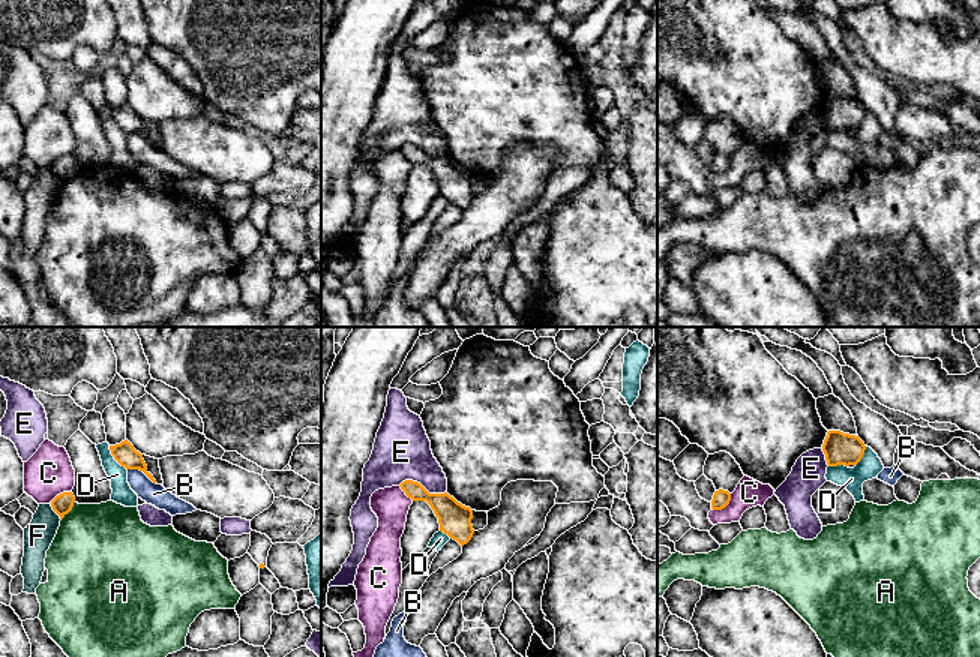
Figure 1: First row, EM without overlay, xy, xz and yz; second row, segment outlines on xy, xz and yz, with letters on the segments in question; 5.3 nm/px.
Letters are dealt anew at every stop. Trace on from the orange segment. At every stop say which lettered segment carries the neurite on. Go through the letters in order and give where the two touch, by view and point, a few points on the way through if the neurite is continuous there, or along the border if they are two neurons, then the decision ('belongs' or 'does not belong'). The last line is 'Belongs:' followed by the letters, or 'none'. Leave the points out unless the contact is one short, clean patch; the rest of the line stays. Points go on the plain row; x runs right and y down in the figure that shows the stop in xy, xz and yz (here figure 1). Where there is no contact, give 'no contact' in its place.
A: xy (69, 174) | does not belong
B: xy (143, 135) | along xy (128, 132), (143, 135), (156, 149) | does not belong
C: yz (724, 171) | does not belong
D: xy (114, 122) | along xy (108, 110), (113, 120), (126, 134) | does not belong
E: xz (420, 149) | does not belong
F: xy (54, 174) | along xy (50, 167), (60, 183) | does not belong
Belongs: none

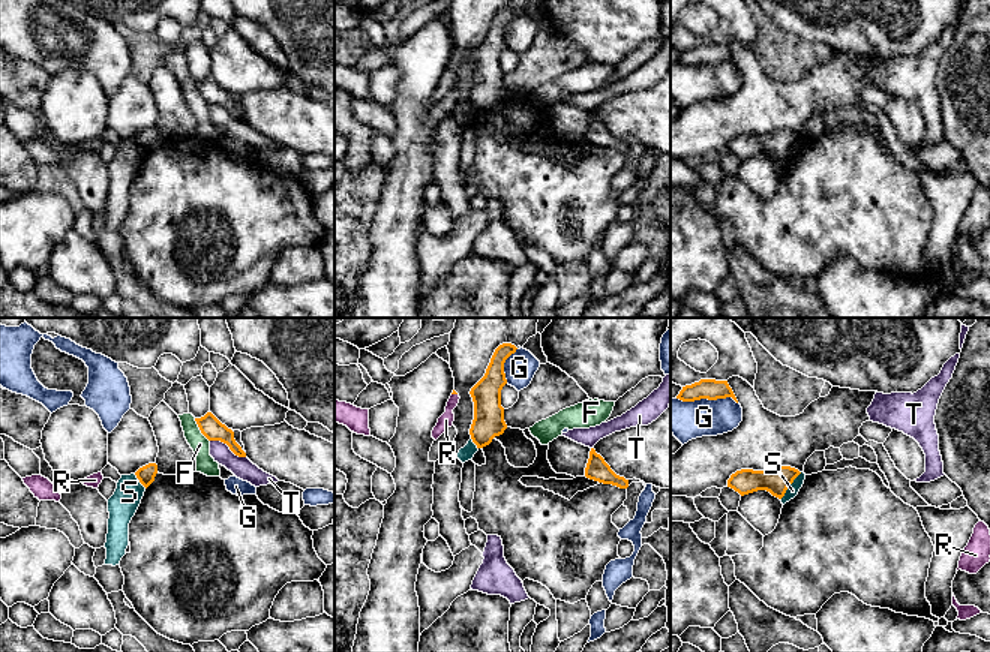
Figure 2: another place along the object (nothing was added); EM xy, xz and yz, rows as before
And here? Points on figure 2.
F: xy (200, 93) | along xy (194, 83), (200, 96), (209, 105) | does not belong
G: yz (707, 62) | does not belong
R: xz (455, 57) | across xz (453, 54), (455, 57), (446, 84) | belongs
S: yz (789, 149) | along yz (801, 137), (780, 164) | does not belong
T: xy (228, 110) | along xy (210, 104), (219, 104), (236, 119), (245, 122) | does not belong
Belongs: R

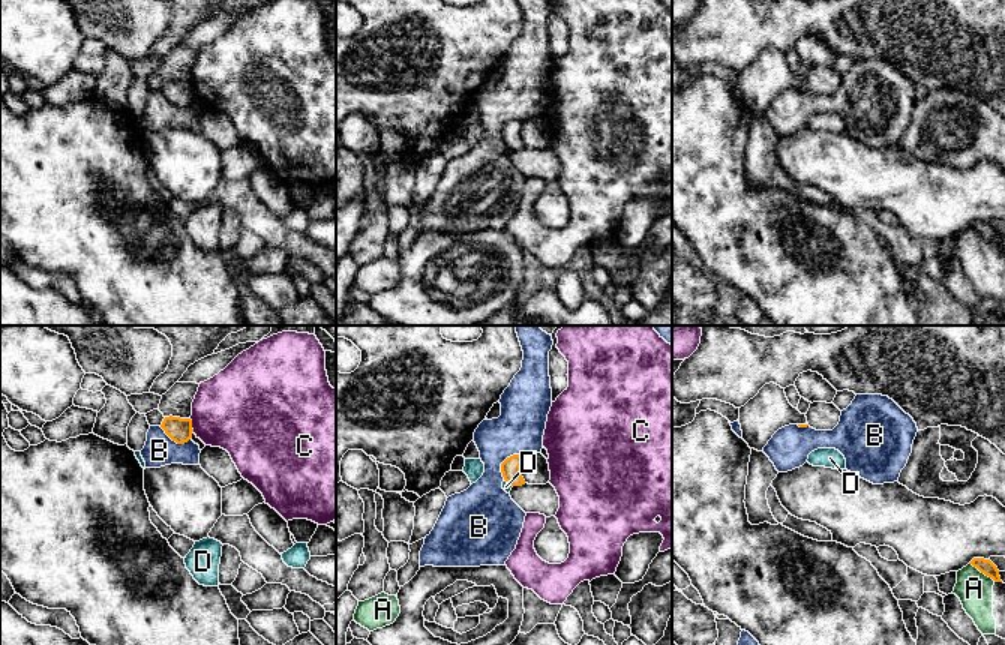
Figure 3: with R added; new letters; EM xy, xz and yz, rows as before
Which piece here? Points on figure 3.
A: yz (983, 236) | does not belong
B: xz (503, 126) | along xz (521, 119), (512, 119), (501, 128), (503, 143) | does not belong
C: xy (191, 89) | does not belong
D: xz (509, 147) | does not belong
Belongs: none

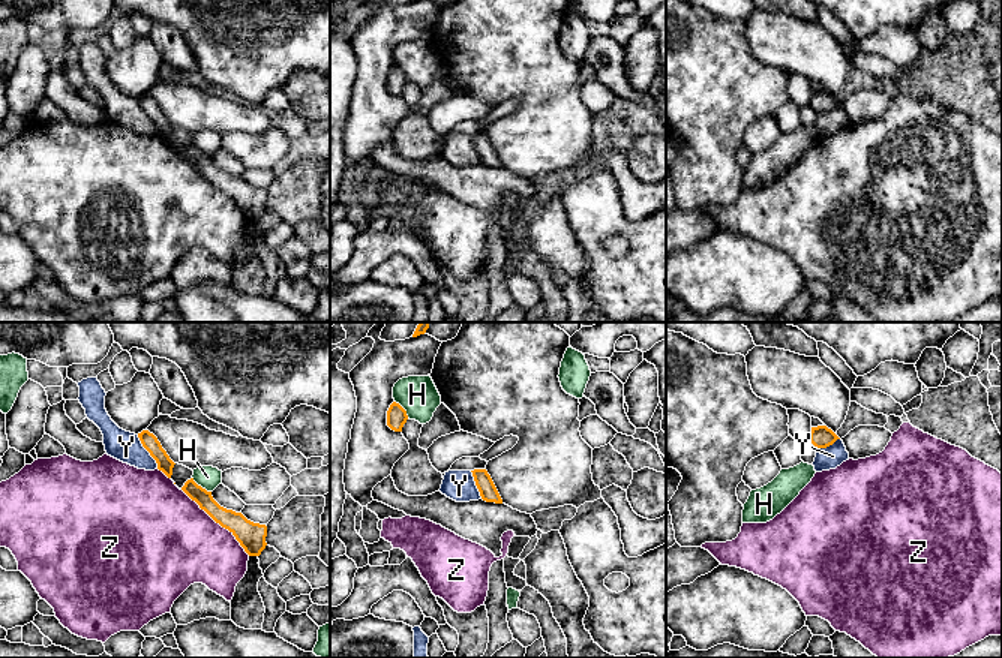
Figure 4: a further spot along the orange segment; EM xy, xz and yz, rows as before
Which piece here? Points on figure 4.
H: xy (200, 150) | does not belong
Y: xy (147, 114) | does not belong
Z: xy (218, 186) | does not belong
Belongs: none

